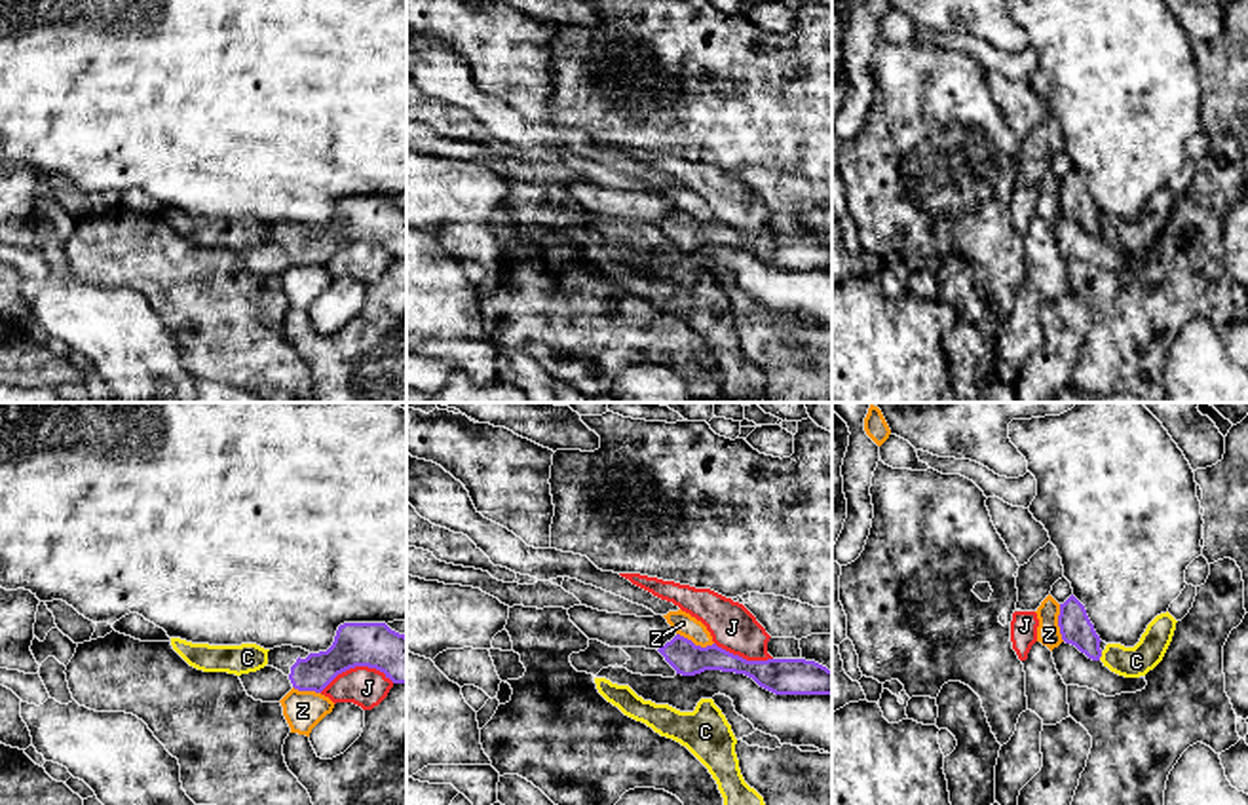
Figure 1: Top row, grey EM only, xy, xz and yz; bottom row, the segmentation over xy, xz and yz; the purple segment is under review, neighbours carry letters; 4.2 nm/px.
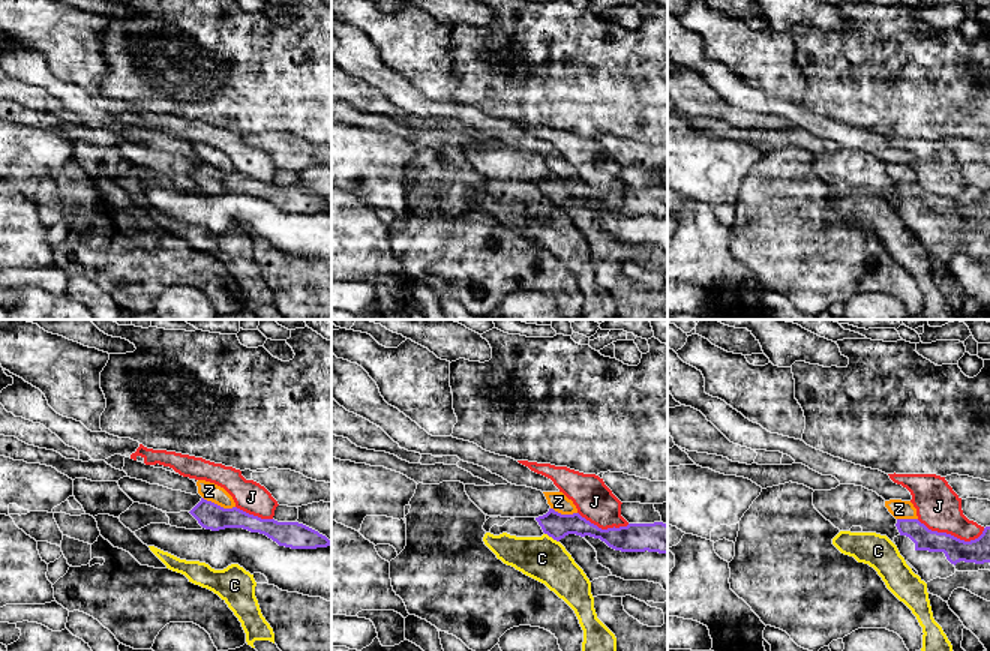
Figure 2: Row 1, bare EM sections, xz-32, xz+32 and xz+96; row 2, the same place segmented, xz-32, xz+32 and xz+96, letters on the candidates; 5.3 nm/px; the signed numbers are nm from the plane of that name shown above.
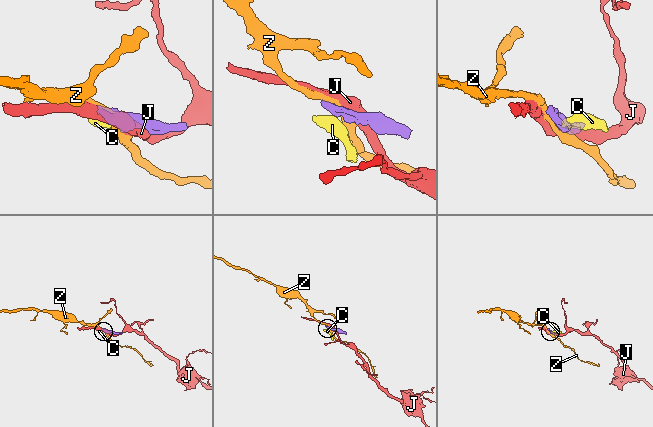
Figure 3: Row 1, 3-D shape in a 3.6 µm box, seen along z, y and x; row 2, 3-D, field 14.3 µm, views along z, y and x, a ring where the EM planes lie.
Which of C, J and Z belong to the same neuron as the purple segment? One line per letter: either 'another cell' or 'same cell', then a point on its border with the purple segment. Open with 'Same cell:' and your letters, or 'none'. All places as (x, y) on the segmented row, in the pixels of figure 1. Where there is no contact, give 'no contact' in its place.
Same cell: none
C: another cell; meets purple in yz at (1100, 655)
J: another cell; meets purple in xy at (356, 665)
Z: another cell; meets purple in xz at (694, 644)

